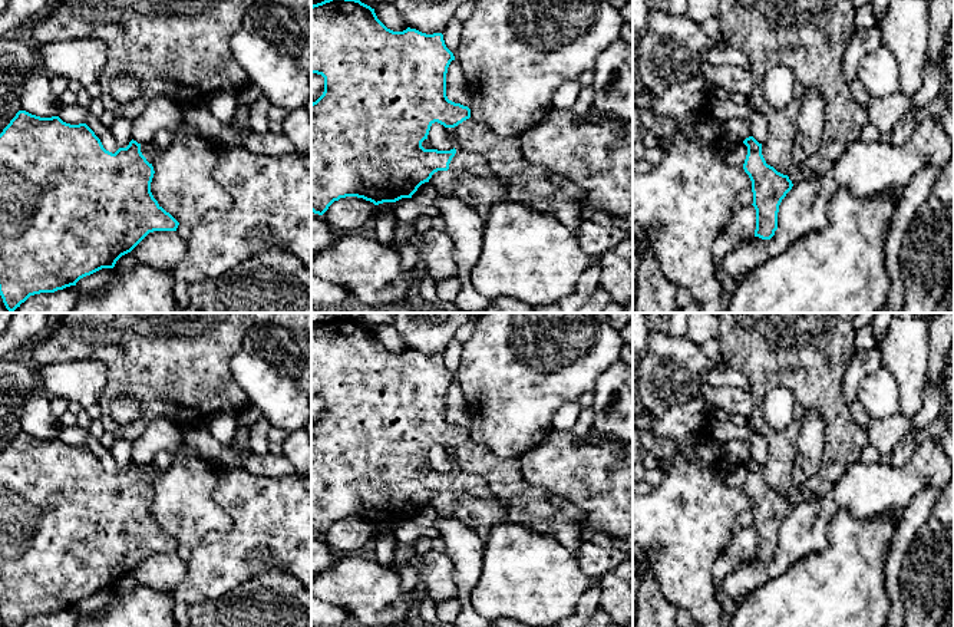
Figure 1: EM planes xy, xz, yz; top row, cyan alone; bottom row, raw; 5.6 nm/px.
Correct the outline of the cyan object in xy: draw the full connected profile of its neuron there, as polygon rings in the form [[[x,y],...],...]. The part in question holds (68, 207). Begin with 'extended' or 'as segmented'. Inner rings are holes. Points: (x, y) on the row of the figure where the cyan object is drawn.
as segmented; [[[19,110],[10,123],[0,133],[0,296],[6,308],[13,313],[30,296],[40,293],[55,293],[90,275],[102,268],[113,268],[116,261],[131,253],[149,232],[176,231],[179,222],[166,212],[151,192],[154,166],[141,152],[141,143],[131,141],[126,148],[119,148],[115,154],[106,151],[100,139],[86,125],[70,125],[59,116],[40,118],[26,110]]]

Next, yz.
as segmented; [[[753,136],[746,138],[743,143],[747,146],[743,169],[752,181],[752,205],[756,209],[755,237],[770,240],[778,230],[779,205],[793,184],[788,175],[766,164],[762,143]]]

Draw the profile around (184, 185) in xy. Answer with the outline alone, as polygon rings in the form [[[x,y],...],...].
[[[165,96],[154,98],[133,121],[132,139],[146,143],[159,129],[174,132],[172,143],[155,154],[151,192],[179,224],[197,227],[214,209],[228,211],[231,198],[214,179],[219,145],[205,136],[179,132],[184,108]]]

